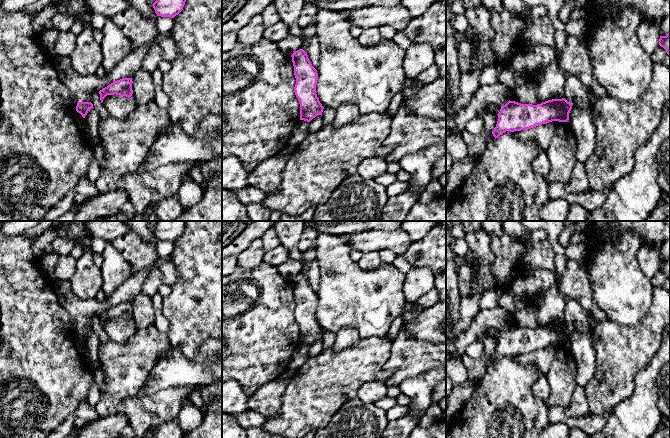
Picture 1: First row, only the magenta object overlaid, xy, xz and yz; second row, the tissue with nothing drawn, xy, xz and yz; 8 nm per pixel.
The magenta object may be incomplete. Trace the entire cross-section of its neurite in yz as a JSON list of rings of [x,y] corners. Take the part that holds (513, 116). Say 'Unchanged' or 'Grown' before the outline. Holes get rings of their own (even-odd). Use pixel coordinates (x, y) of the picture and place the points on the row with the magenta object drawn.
Unchanged. [[[565,98],[552,99],[537,105],[509,100],[501,106],[492,134],[498,138],[506,131],[526,130],[552,121],[567,122],[571,109],[572,104]]]

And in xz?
Unchanged. [[[303,49],[295,51],[291,57],[296,78],[294,91],[300,103],[300,120],[310,122],[322,115],[324,109],[316,94],[318,73]]]

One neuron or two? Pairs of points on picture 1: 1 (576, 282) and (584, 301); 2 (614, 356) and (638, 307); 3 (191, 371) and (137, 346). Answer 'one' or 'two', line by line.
1: one
2: two
3: two

